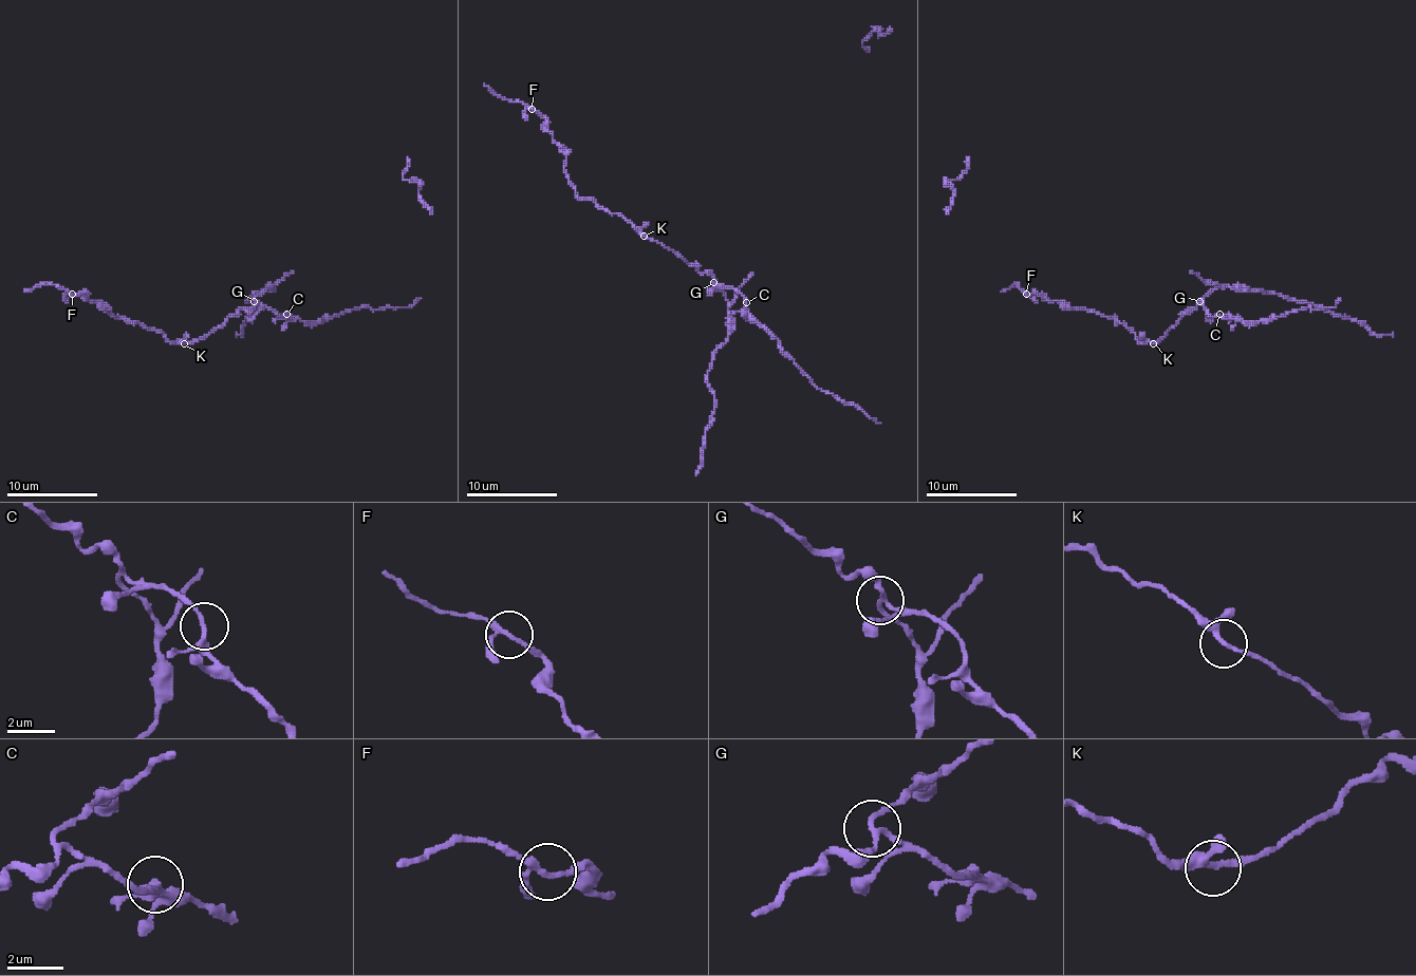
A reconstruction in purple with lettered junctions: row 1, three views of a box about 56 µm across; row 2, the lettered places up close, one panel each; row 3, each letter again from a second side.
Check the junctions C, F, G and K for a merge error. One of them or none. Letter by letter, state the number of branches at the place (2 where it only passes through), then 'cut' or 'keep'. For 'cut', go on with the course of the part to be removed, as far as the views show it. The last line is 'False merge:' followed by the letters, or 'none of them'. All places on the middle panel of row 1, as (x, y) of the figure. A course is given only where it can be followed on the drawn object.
C: 3 branches meet; keep
F: 3 branches meet; keep
G: 3 branches meet; cut; foreign part runs (714, 282), (728, 302), (728, 332), (707, 373), (707, 387), (714, 395), (714, 412), (696, 475)
K: 3 branches meet; keep
False merge: G

